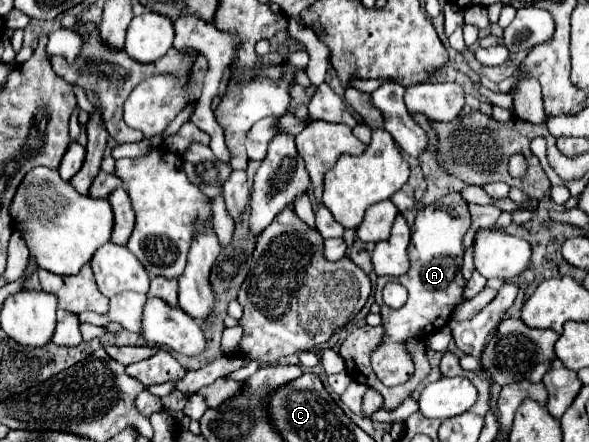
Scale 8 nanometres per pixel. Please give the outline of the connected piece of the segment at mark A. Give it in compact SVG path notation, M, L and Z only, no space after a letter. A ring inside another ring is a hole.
M460 201L458 207L450 205L440 205L432 203L416 213L416 221L412 225L412 239L408 245L408 259L410 259L410 269L404 275L398 277L378 277L376 285L376 303L380 305L380 315L382 315L382 325L384 325L384 341L374 349L372 353L372 369L378 375L378 379L388 385L402 385L406 383L412 373L414 373L414 361L410 351L406 349L406 341L410 337L422 337L430 335L438 329L442 329L450 317L452 309L460 303L462 291L464 291L464 277L462 277L462 237L470 227L470 213L466 203ZM386 283L400 283L408 289L408 301L400 309L390 309L382 301L382 289Z

